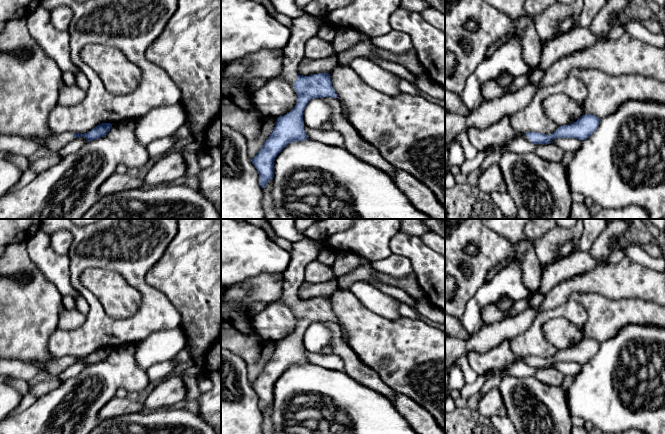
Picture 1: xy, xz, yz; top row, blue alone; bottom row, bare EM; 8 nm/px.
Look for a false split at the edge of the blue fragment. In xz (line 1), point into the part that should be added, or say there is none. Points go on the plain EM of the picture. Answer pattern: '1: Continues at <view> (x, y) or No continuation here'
1: Continues at xz (303, 252)

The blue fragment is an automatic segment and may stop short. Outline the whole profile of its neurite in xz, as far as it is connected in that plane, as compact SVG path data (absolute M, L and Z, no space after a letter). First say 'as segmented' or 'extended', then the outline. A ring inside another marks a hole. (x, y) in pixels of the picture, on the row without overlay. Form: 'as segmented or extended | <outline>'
extended | M308 238L293 243L289 252L289 265L282 272L283 294L280 301L293 308L298 323L291 336L277 342L269 362L251 384L258 395L262 413L274 401L274 385L277 379L290 367L309 363L303 345L303 335L307 327L313 322L337 322L329 297L311 300L298 298L300 285L305 281L305 267L315 261L319 253L314 240Z

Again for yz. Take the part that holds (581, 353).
extended | M585 338L572 348L558 351L549 359L537 356L521 358L512 352L509 341L504 340L498 347L487 352L468 352L466 355L473 370L481 375L491 369L505 369L519 359L537 369L550 368L556 362L576 362L583 365L597 353L599 345L595 339Z

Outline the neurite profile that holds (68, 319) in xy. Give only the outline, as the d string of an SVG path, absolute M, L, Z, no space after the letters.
M64 309L59 315L58 327L62 330L75 330L85 322L85 315L78 310Z

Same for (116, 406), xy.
M115 396L101 408L98 416L100 421L103 421L115 416L143 411L143 407L143 402L132 401L127 398L119 398Z

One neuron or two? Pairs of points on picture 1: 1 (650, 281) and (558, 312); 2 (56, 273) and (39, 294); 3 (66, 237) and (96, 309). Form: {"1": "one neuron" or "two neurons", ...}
{"1": "two neurons", "2": "two neurons", "3": "two neurons"}

